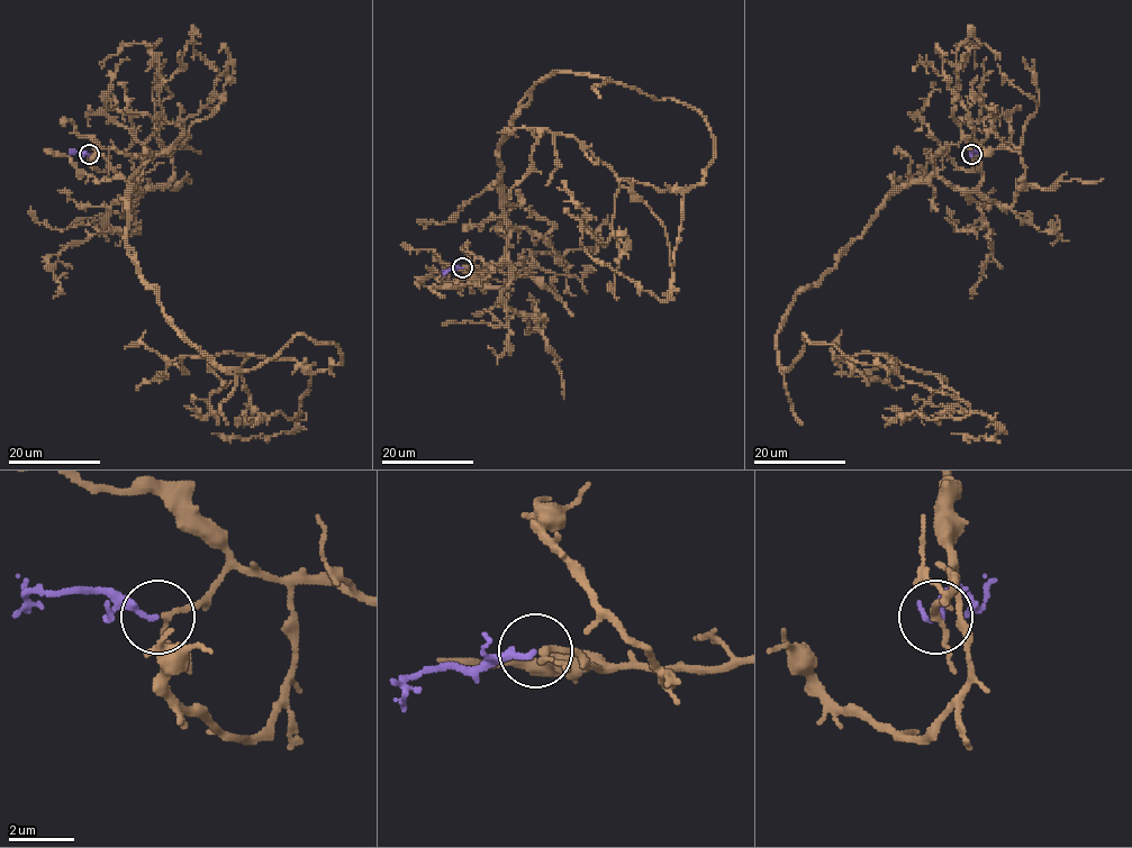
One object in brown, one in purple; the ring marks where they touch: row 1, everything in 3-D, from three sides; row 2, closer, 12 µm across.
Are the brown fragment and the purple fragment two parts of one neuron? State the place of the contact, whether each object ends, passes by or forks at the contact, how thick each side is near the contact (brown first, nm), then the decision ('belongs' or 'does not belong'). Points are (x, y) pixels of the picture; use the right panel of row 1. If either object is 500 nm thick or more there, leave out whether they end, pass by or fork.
(971, 154) | brown passes by | purple ends | 150/190 nm | belongs

